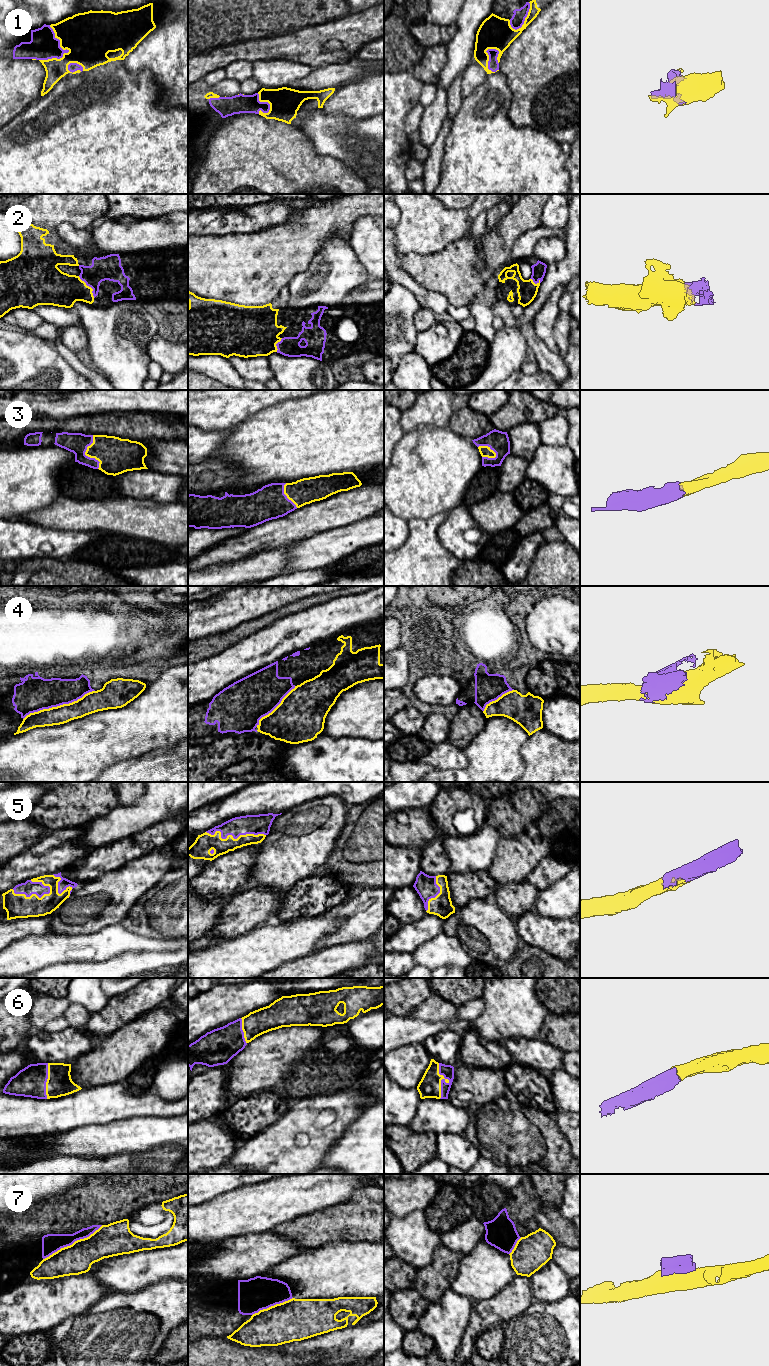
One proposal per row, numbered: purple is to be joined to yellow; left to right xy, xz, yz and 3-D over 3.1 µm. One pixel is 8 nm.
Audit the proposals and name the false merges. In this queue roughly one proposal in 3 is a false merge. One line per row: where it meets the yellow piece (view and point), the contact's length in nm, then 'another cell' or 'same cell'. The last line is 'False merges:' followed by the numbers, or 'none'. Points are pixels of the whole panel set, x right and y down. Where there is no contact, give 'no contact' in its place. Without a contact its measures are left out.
1: contact xy (68, 52); length 300 nm; same cell
2: contact xy (88, 286); length 220 nm; same cell
3: contact xy (86, 455); length 280 nm; same cell
4: contact xy (58, 706); length 600 nm; another cell
5: contact xz (233, 838); length 480 nm; same cell
6: contact yz (441, 1079); length 280 nm; same cell
7: contact xy (73, 1243); length 550 nm; another cell
False merges: 4, 7

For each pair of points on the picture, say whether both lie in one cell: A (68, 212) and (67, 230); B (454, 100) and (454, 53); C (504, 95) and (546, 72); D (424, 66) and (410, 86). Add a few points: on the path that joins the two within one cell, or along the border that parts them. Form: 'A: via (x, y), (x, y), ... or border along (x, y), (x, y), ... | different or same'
A: border along (90, 228), (76, 228), (61, 223), (55, 232) | different
B: border along (461, 72), (447, 89) | different
C: border along (500, 70), (505, 75), (512, 94), (508, 114) | different
D: border along (413, 68), (413, 74), (423, 83) | different

